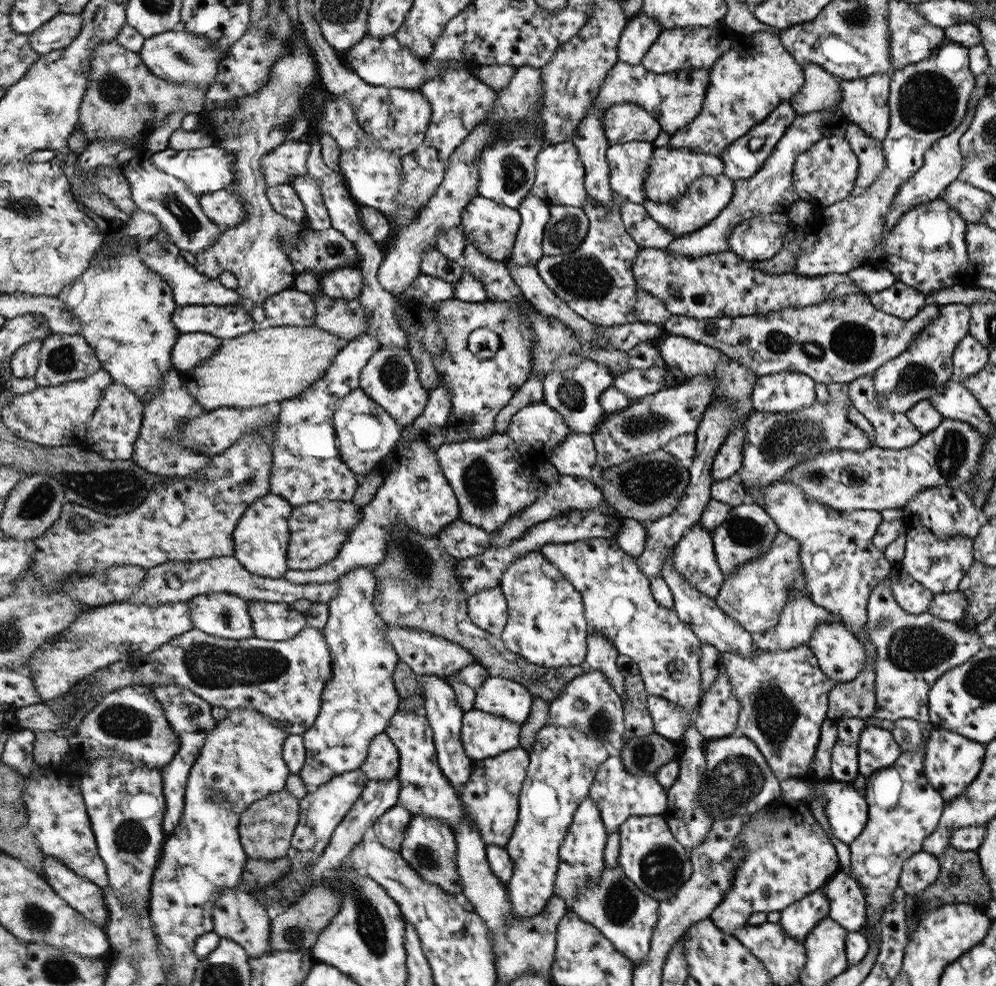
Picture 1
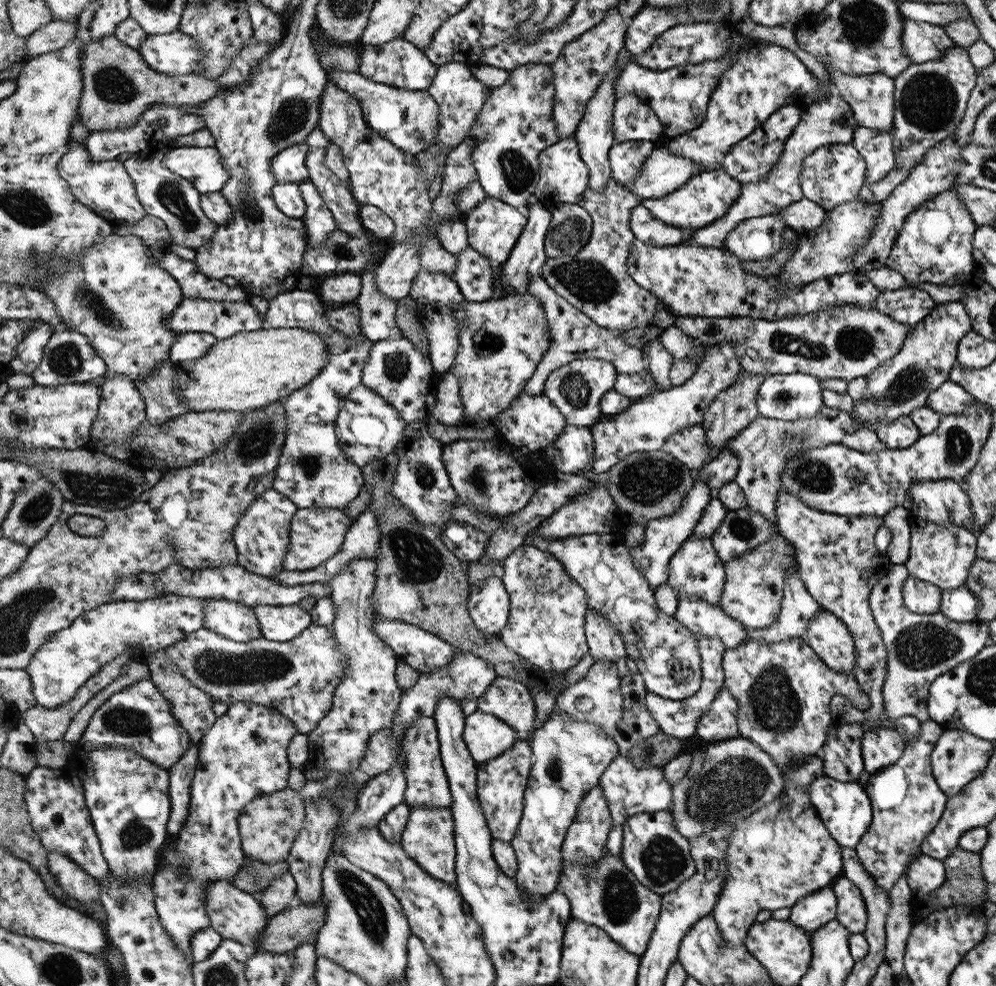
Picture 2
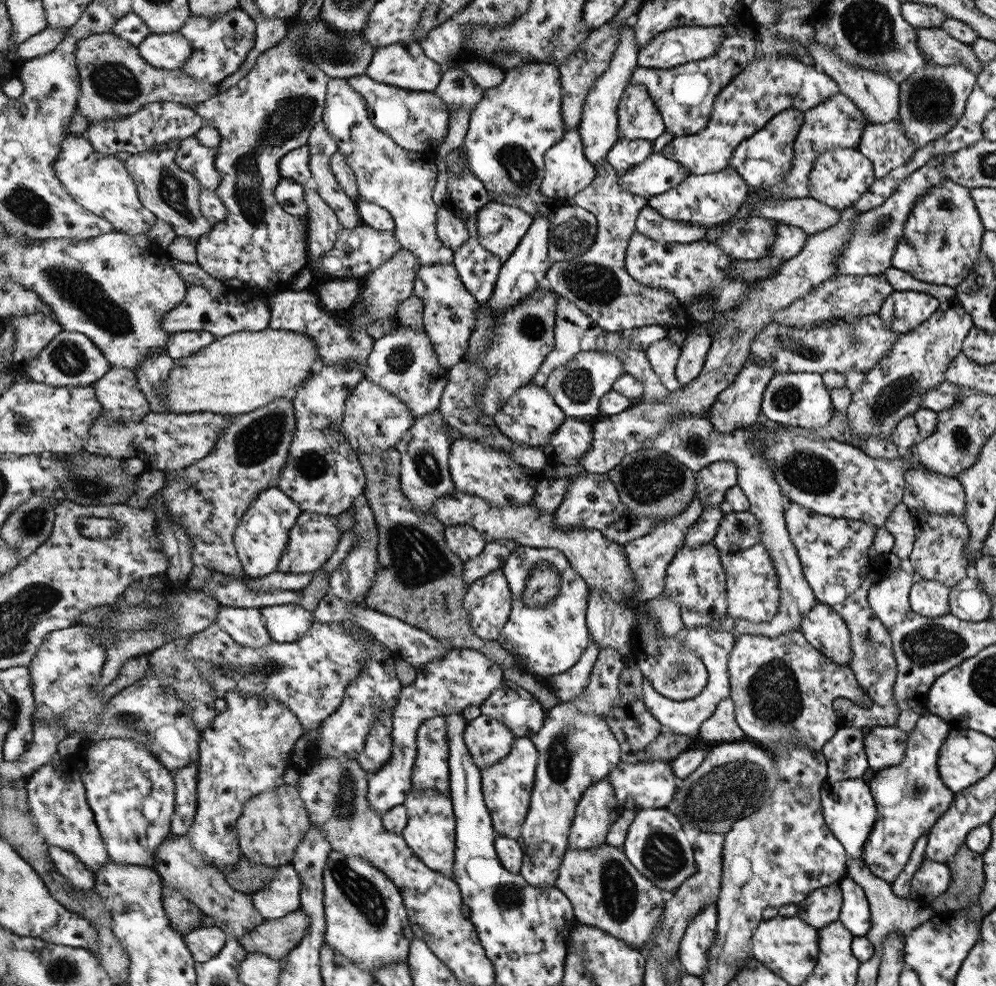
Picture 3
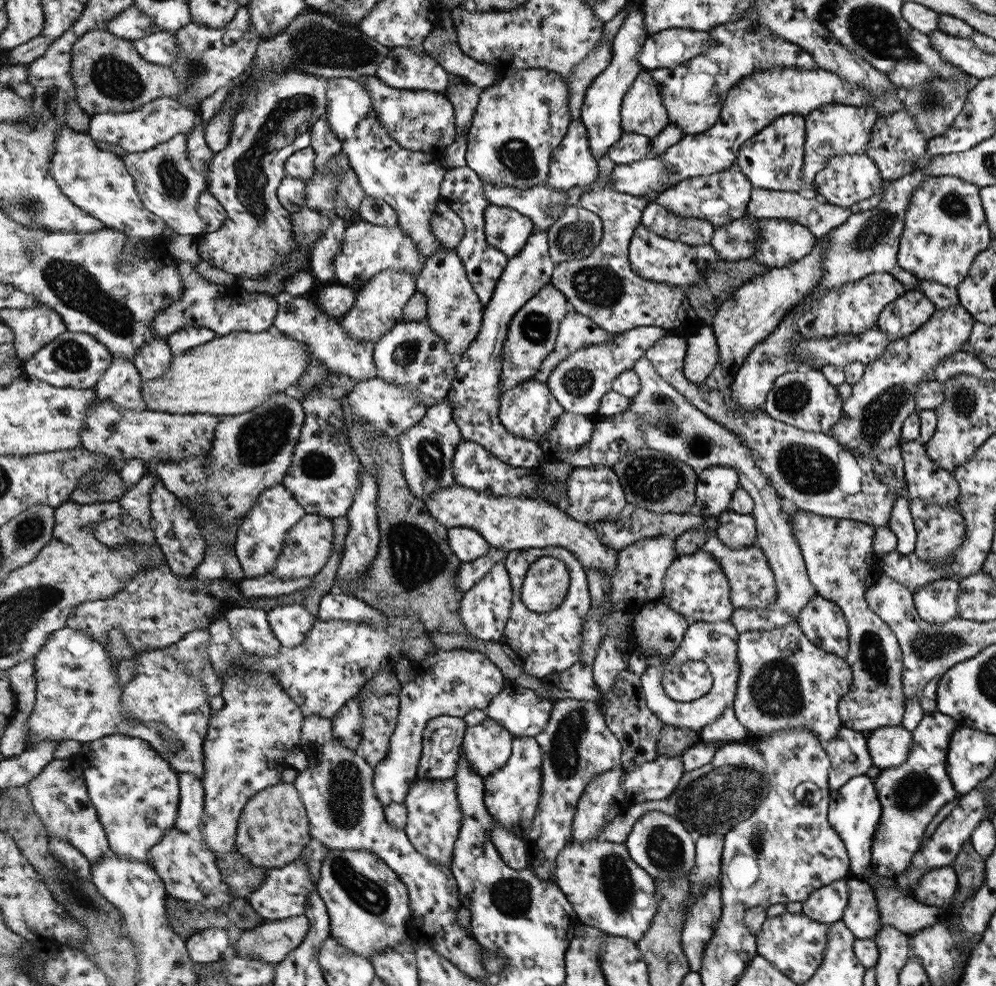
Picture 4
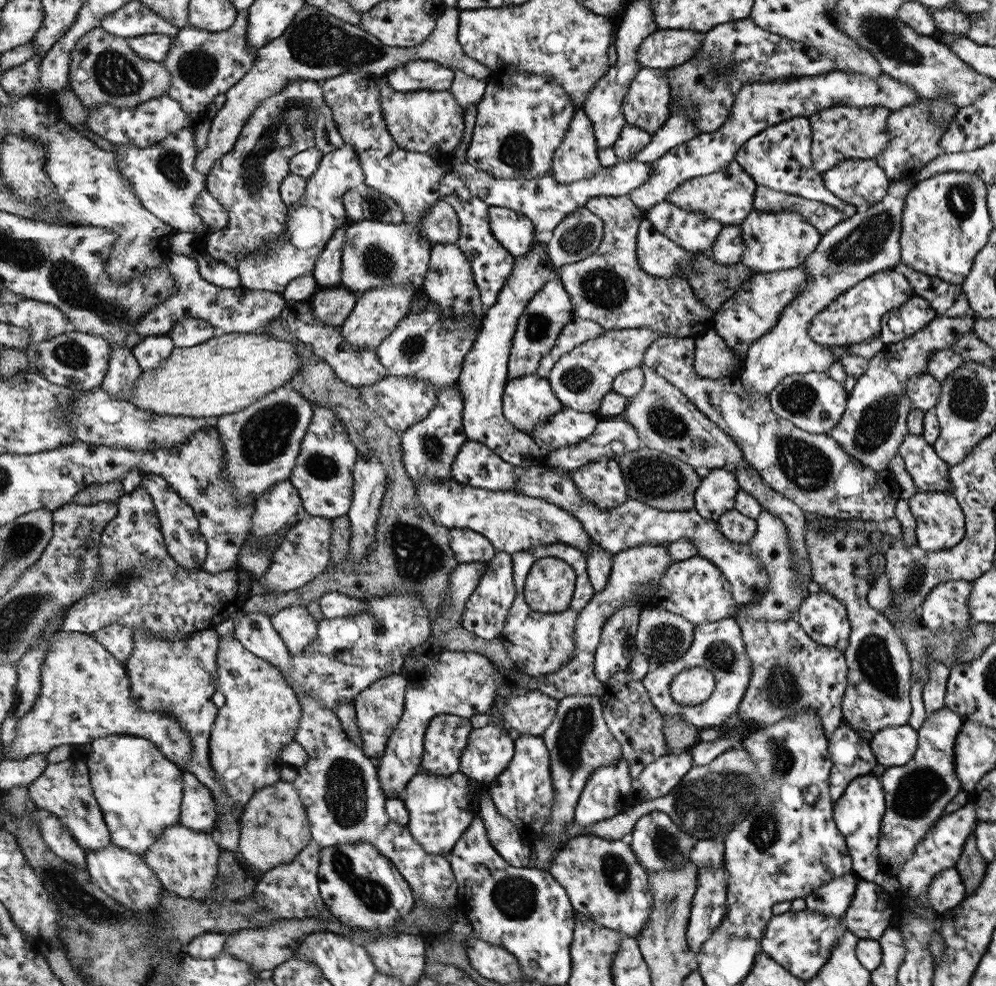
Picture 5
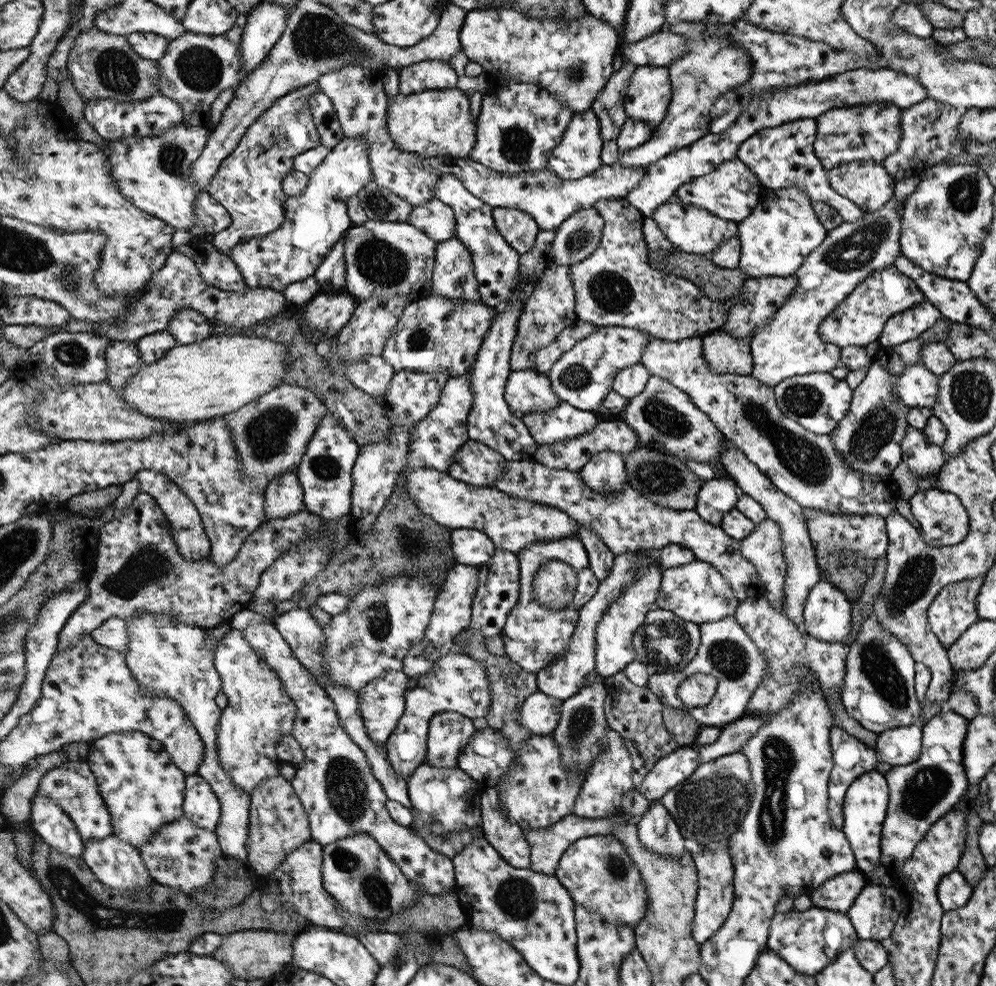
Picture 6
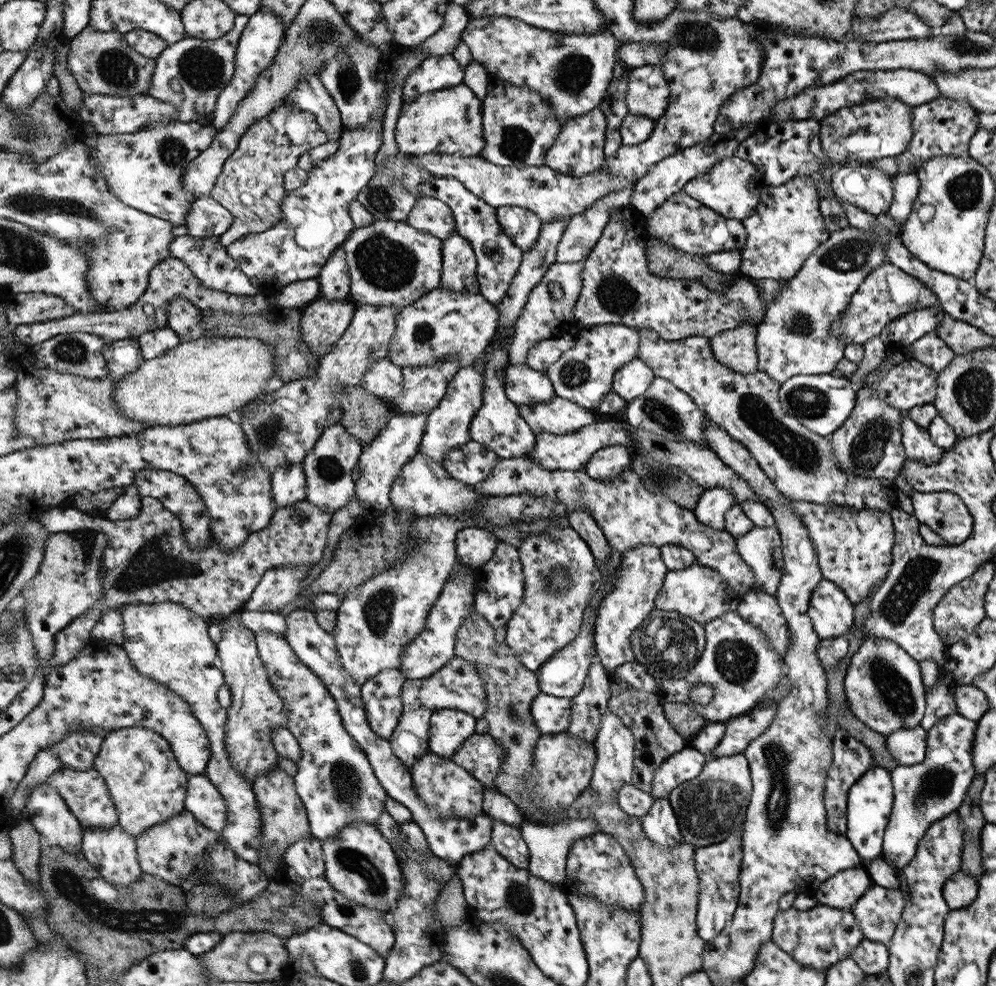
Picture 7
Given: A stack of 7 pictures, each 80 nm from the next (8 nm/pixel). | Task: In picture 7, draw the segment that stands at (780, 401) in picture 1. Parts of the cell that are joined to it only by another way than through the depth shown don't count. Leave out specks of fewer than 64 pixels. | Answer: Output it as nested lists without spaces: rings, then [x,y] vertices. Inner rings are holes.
[[[833,373],[796,375],[782,383],[779,398],[787,417],[798,420],[800,425],[826,438],[844,426],[857,405],[857,392],[850,387],[849,378]]]

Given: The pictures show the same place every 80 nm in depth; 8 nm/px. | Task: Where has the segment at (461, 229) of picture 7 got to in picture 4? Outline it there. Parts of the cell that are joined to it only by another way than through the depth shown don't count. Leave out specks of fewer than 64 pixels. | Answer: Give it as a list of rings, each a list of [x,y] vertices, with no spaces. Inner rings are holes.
[[[468,165],[453,169],[448,168],[446,171],[447,174],[443,178],[442,184],[442,200],[451,207],[452,211],[456,212],[466,227],[465,236],[455,251],[462,261],[467,279],[472,284],[474,292],[478,295],[480,302],[486,306],[494,296],[495,286],[498,284],[508,261],[510,261],[510,257],[502,250],[496,250],[496,247],[487,242],[486,211],[489,202],[485,197],[483,180]]]

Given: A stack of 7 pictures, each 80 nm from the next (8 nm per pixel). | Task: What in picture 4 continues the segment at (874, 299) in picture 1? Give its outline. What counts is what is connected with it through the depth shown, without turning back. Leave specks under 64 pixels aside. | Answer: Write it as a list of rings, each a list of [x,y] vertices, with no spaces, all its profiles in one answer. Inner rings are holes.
[[[906,291],[894,302],[888,304],[882,313],[879,314],[877,325],[884,330],[891,341],[913,334],[936,312],[935,304],[924,296],[922,291]],[[890,316],[896,316],[900,322],[900,330],[890,332],[886,326],[890,322]]]

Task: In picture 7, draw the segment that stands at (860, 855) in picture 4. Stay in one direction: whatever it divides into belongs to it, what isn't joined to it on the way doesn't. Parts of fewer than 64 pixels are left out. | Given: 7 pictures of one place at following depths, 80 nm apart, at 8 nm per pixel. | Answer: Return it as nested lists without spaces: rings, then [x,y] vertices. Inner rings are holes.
[[[875,765],[865,772],[848,791],[847,832],[855,849],[862,857],[861,867],[867,868],[871,860],[882,854],[885,828],[888,825],[895,800],[892,774],[886,767]]]

